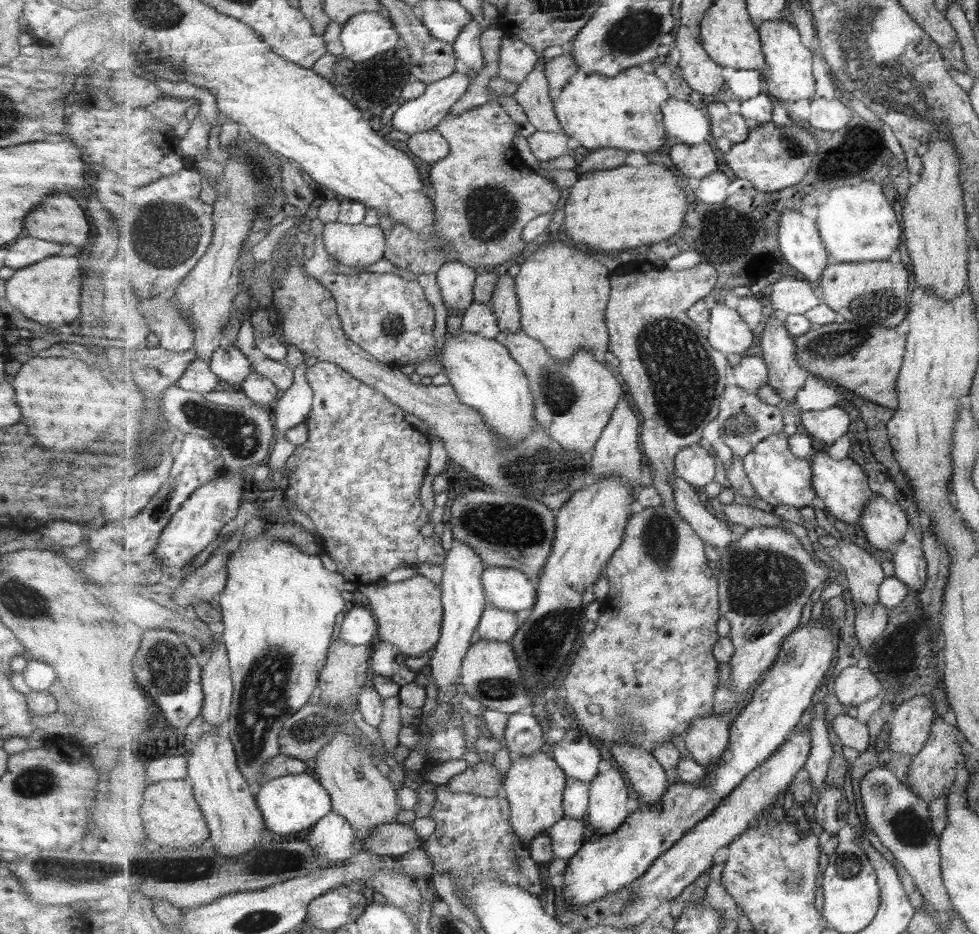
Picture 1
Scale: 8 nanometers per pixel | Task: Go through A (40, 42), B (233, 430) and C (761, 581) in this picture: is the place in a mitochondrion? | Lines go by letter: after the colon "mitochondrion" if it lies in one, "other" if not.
A: other
B: mitochondrion
C: mitochondrion

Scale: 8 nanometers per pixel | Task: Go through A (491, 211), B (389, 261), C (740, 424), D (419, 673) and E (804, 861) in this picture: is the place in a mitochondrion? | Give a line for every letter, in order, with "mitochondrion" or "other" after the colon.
A: mitochondrion
B: other
C: mitochondrion
D: other
E: other

